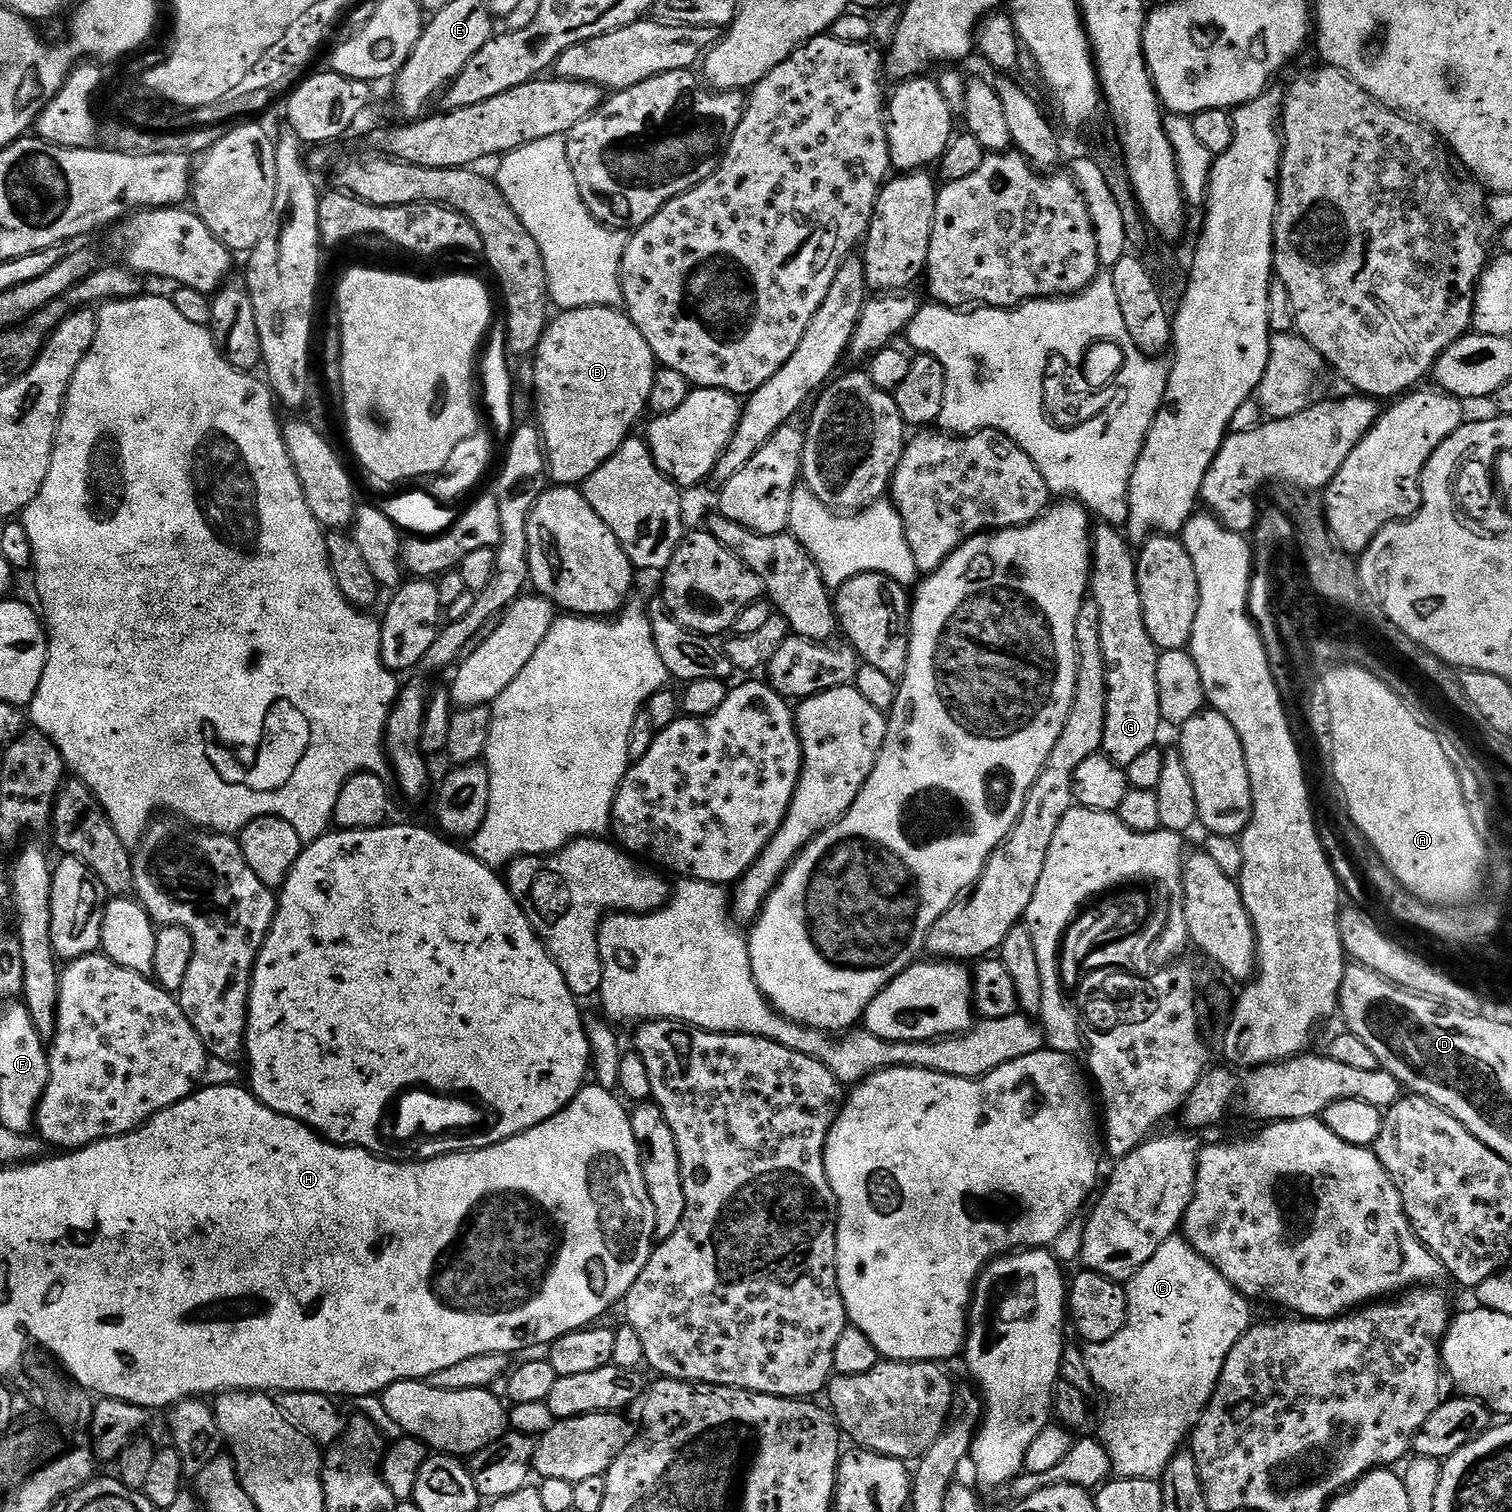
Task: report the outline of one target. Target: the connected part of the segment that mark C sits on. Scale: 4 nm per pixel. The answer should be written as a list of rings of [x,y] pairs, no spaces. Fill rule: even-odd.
[[[1180,1234],[1162,1242],[1154,1258],[1127,1281],[1126,1287],[1126,1326],[1122,1326],[1110,1342],[1088,1344],[1084,1360],[1097,1390],[1108,1403],[1098,1439],[1110,1458],[1113,1473],[1126,1480],[1159,1481],[1169,1462],[1181,1451],[1183,1444],[1180,1443],[1189,1439],[1201,1412],[1212,1401],[1212,1392],[1220,1380],[1230,1350],[1234,1350],[1253,1323],[1252,1312],[1246,1297],[1226,1282],[1220,1271],[1202,1258],[1198,1250],[1191,1248]]]

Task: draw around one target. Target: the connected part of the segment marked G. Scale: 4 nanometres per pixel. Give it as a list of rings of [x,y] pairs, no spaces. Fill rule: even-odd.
[[[1103,522],[1095,525],[1092,533],[1092,575],[1090,577],[1090,599],[1098,602],[1098,610],[1100,611],[1100,641],[1102,642],[1102,652],[1104,654],[1104,665],[1108,671],[1108,697],[1106,698],[1106,726],[1104,727],[1104,747],[1103,755],[1111,758],[1115,764],[1127,766],[1130,763],[1138,762],[1138,758],[1142,758],[1142,754],[1146,754],[1146,750],[1157,747],[1156,739],[1160,736],[1160,728],[1162,729],[1162,721],[1160,719],[1160,707],[1158,706],[1158,658],[1160,657],[1160,649],[1156,647],[1156,643],[1150,638],[1150,634],[1146,630],[1146,622],[1142,614],[1142,598],[1138,590],[1138,578],[1136,577],[1137,557],[1134,555],[1134,548],[1126,539],[1125,533],[1121,529],[1113,528],[1110,524]]]

